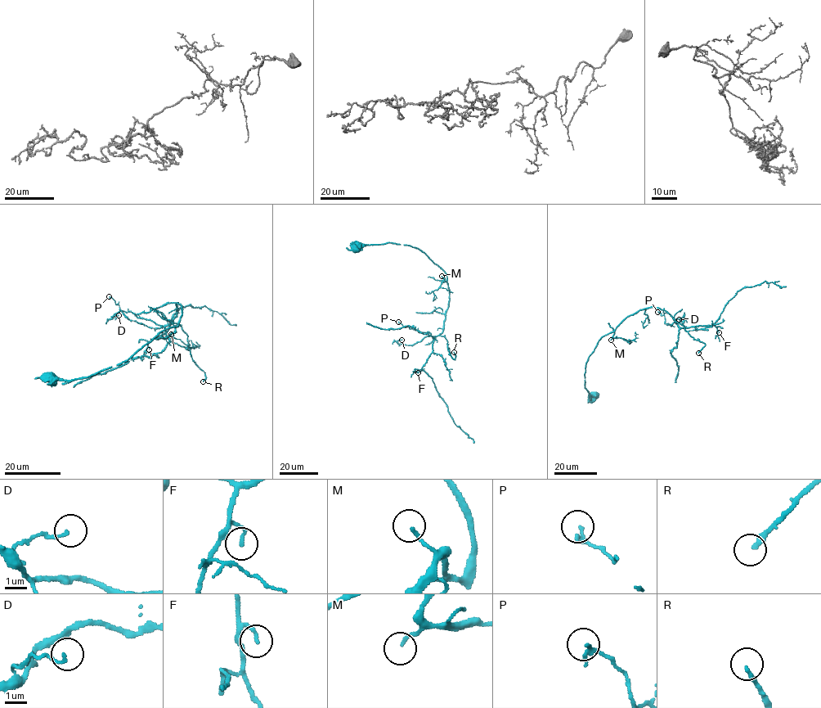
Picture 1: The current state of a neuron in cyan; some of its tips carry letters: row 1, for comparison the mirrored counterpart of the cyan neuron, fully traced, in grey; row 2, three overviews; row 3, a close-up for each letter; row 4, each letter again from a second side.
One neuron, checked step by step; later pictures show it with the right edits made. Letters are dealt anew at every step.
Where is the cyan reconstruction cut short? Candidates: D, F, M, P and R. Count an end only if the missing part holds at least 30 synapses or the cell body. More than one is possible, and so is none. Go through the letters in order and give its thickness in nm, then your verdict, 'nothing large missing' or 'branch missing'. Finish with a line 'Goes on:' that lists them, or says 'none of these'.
D: 120 nm | nothing large missing
F: 140 nm | nothing large missing
M: 130 nm | nothing large missing
P: 110 nm | nothing large missing
R: 200 nm | nothing large missing
Goes on: none of these

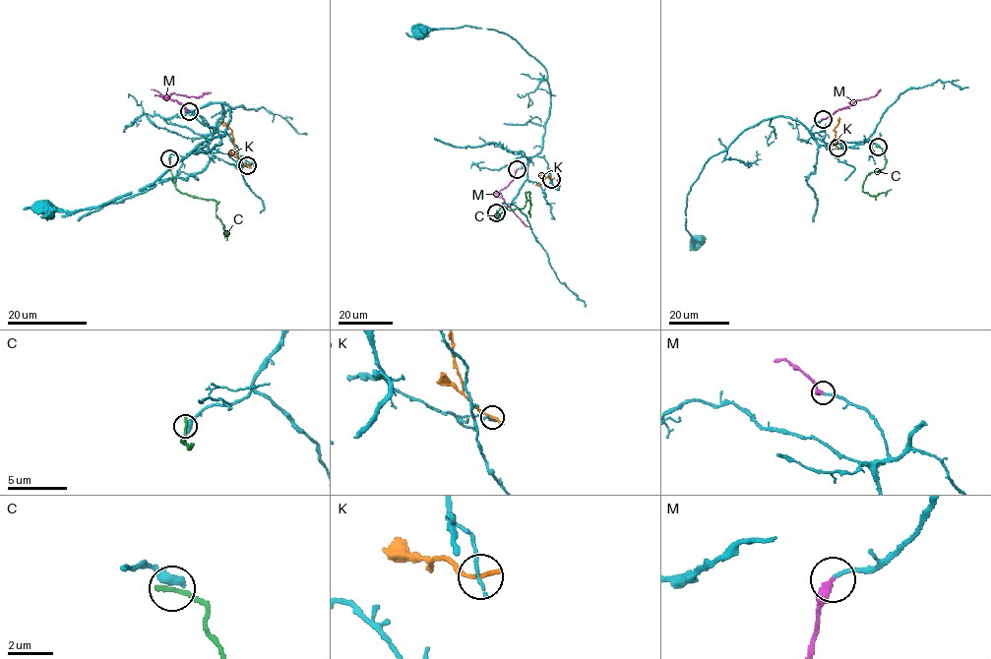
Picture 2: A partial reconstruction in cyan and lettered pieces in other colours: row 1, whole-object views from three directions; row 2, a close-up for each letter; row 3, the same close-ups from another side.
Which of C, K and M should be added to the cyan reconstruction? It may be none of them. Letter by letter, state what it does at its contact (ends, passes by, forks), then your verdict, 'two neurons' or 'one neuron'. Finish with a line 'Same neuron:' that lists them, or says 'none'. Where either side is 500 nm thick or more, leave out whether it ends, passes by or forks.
C: it ends | two neurons
K: it ends | two neurons
M: it ends | one neuron
Same neuron: M

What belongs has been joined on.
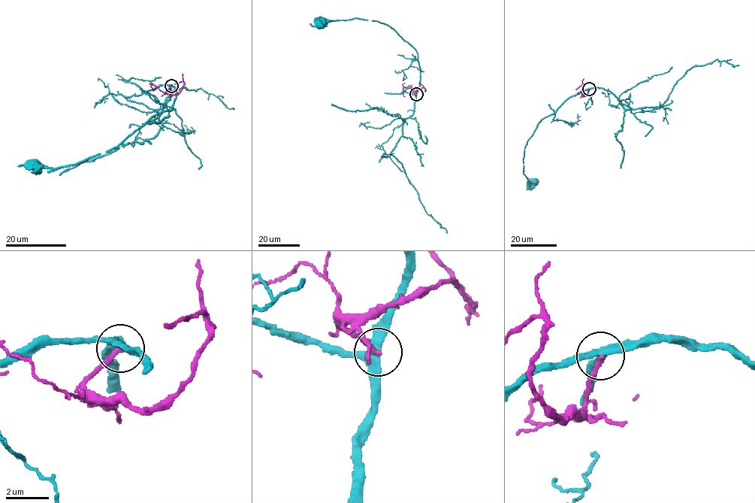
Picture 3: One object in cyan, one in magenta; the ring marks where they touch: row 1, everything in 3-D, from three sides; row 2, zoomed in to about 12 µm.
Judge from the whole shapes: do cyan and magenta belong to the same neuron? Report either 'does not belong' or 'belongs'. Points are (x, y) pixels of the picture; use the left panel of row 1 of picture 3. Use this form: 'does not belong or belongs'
does not belong

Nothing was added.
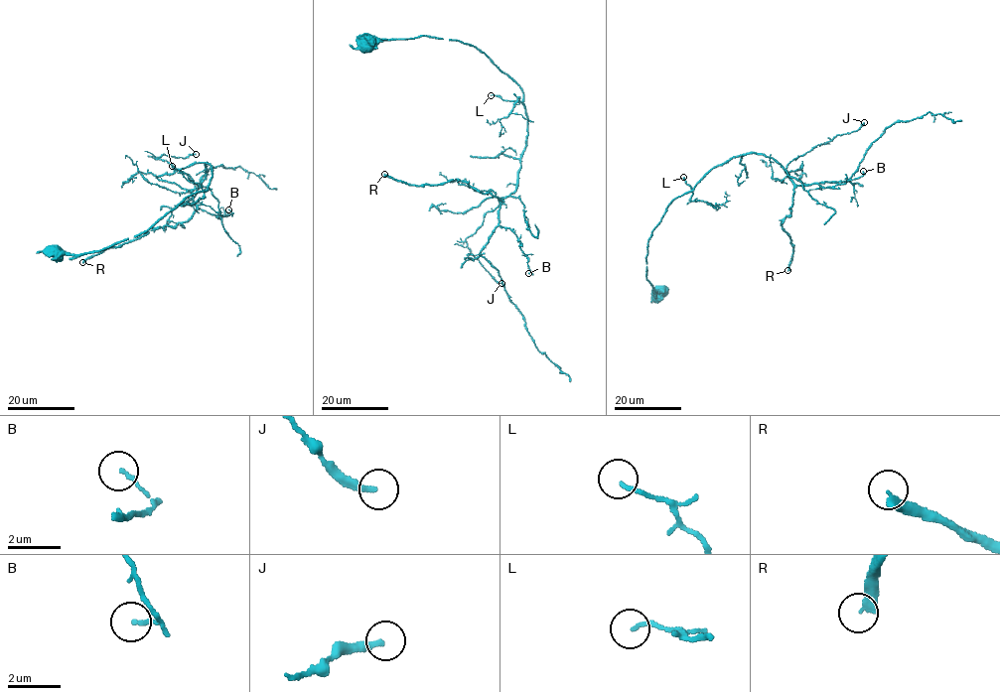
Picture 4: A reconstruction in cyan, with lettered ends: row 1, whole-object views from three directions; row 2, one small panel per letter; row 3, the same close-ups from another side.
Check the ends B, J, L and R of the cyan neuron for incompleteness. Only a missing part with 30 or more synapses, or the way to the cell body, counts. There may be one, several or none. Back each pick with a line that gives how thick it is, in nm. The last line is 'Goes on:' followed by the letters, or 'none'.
R: Thickness 360 nm
Goes on: R

